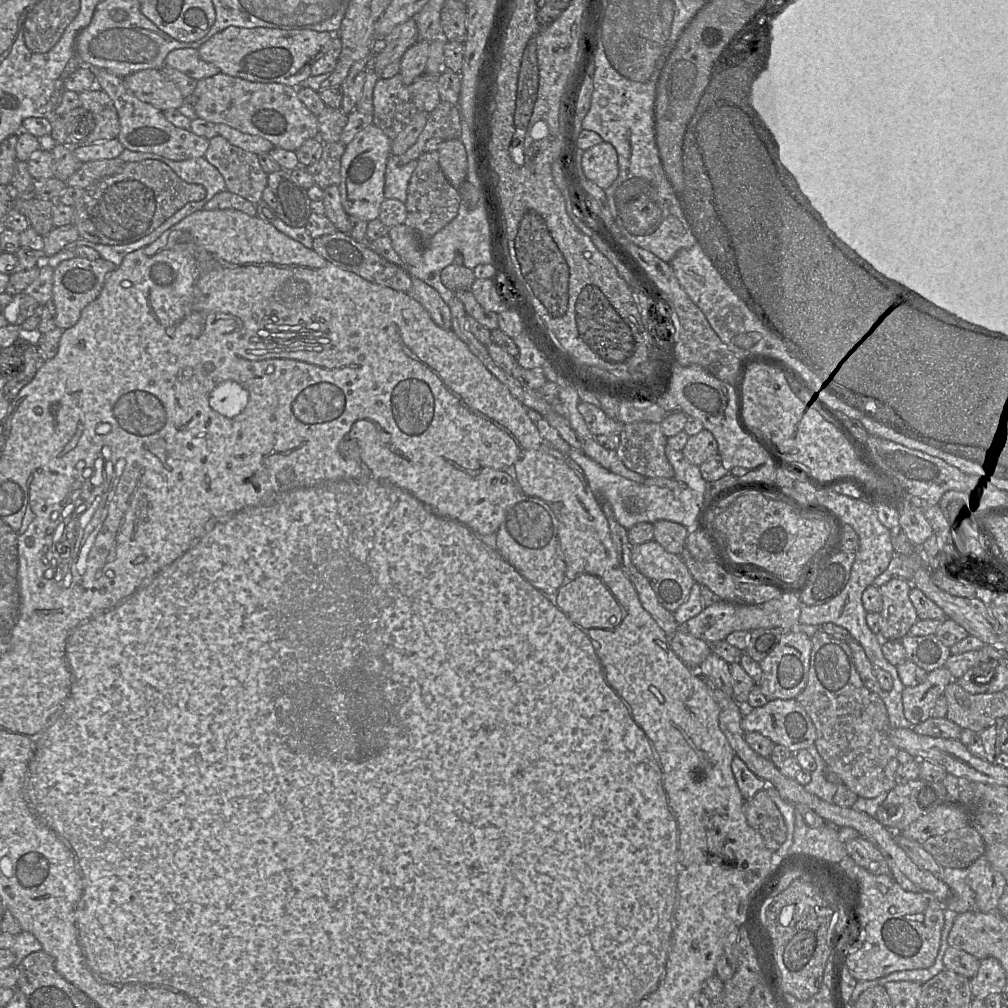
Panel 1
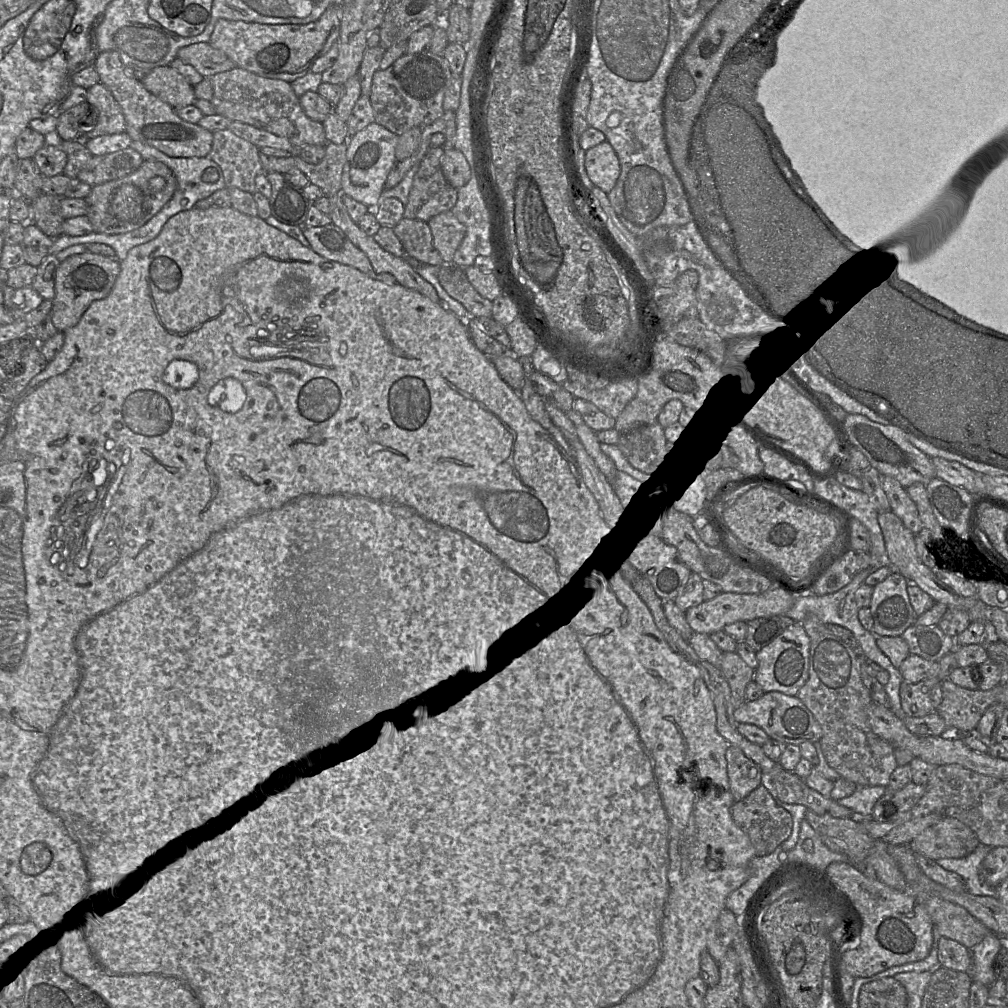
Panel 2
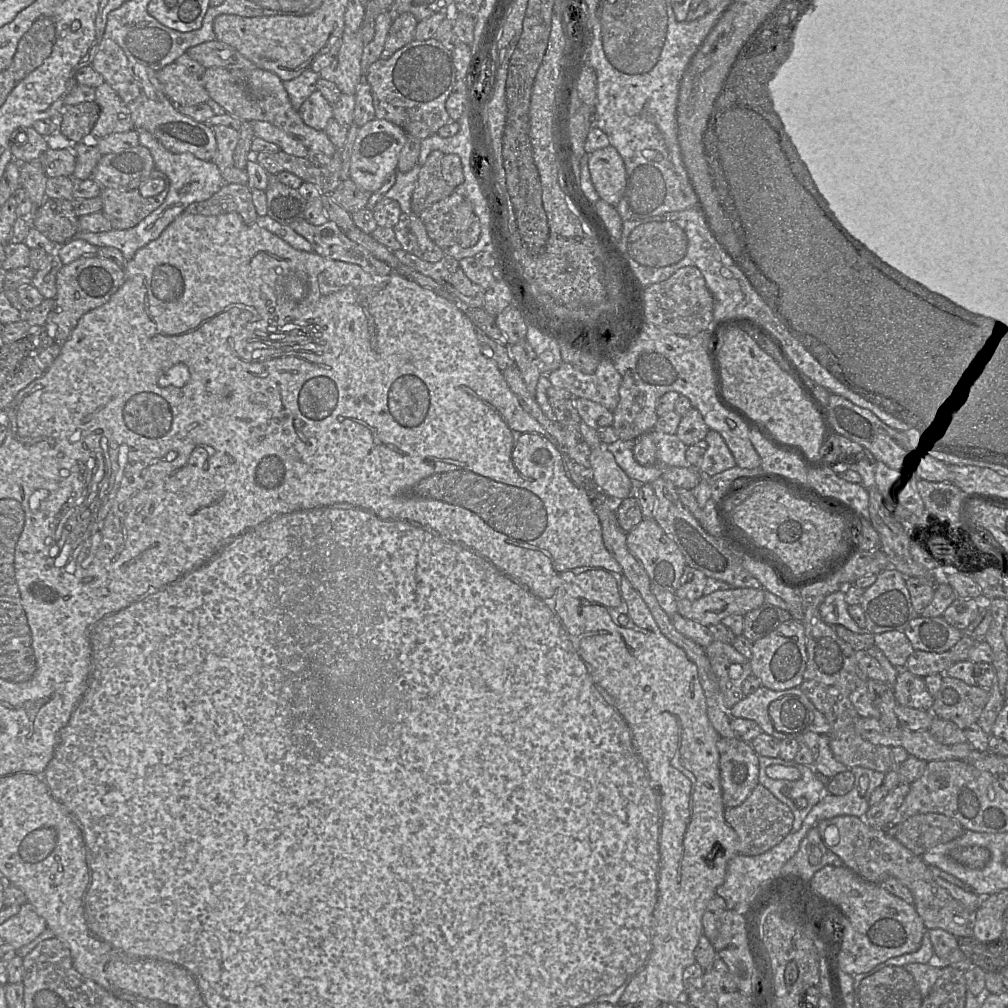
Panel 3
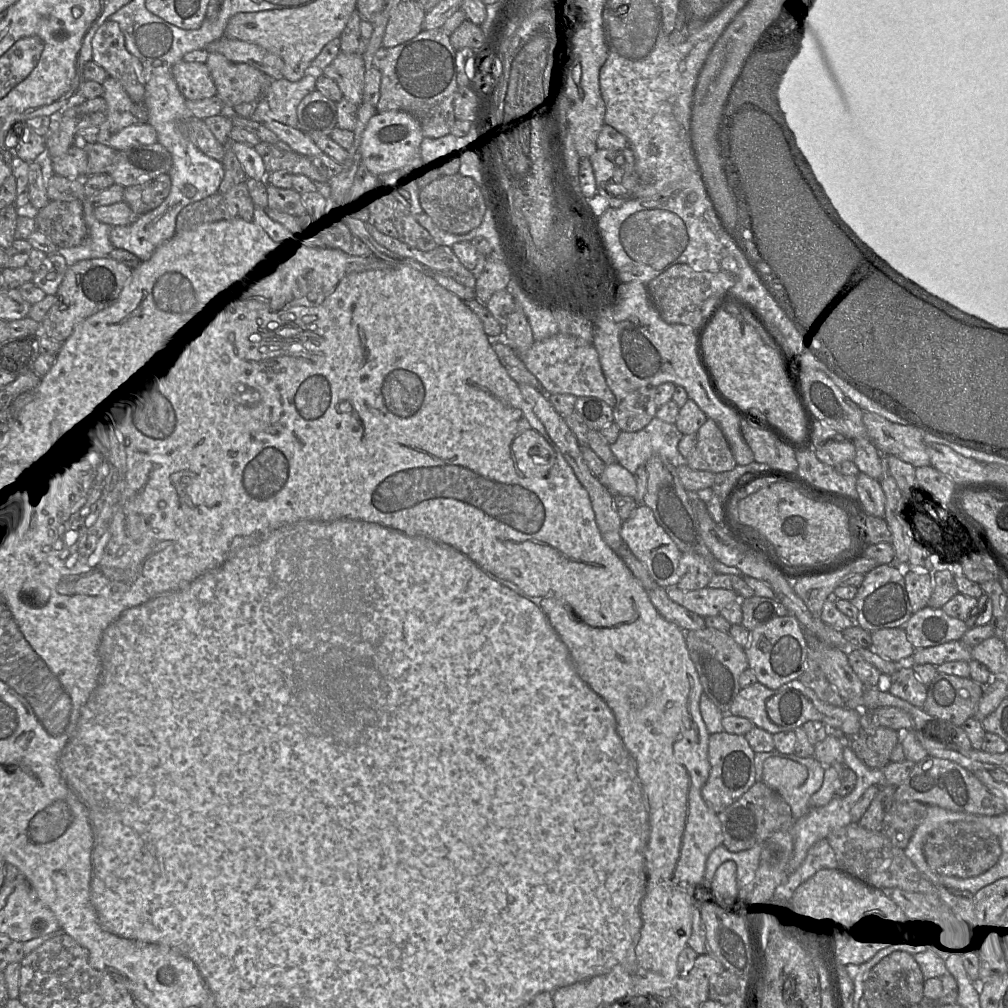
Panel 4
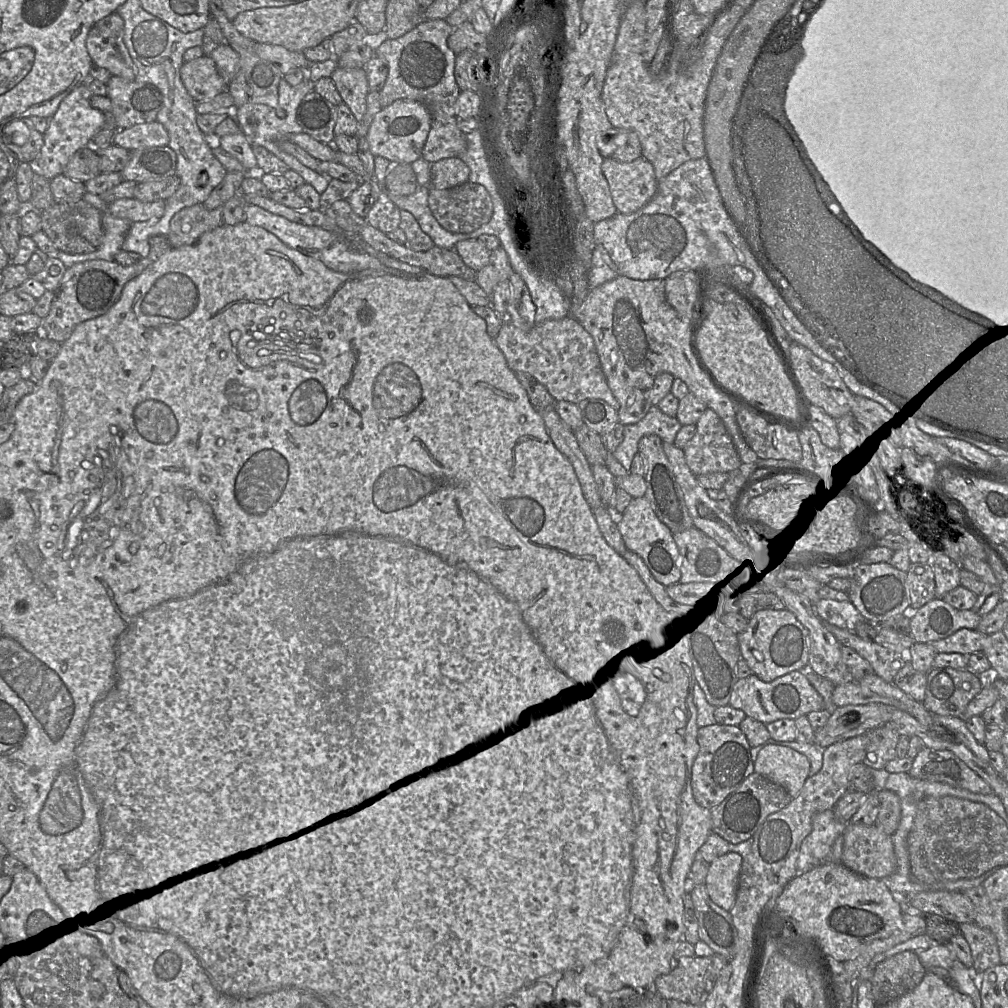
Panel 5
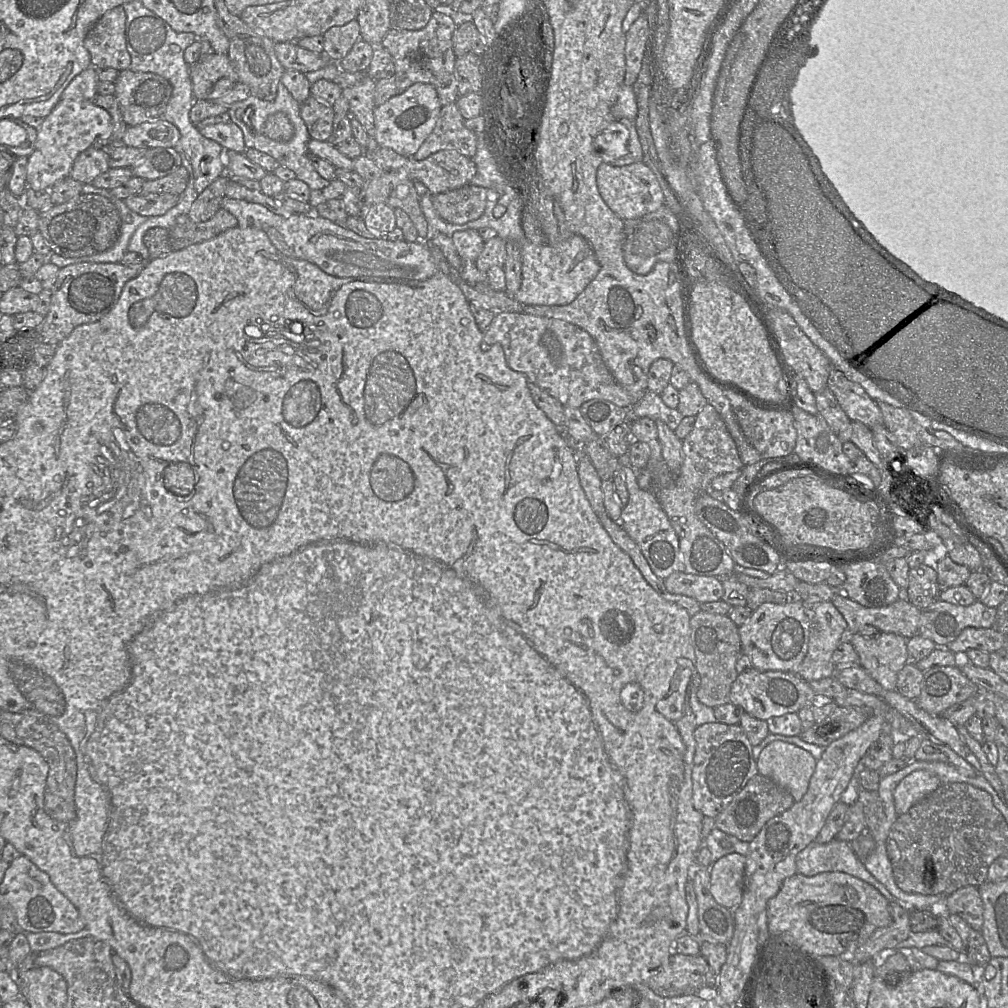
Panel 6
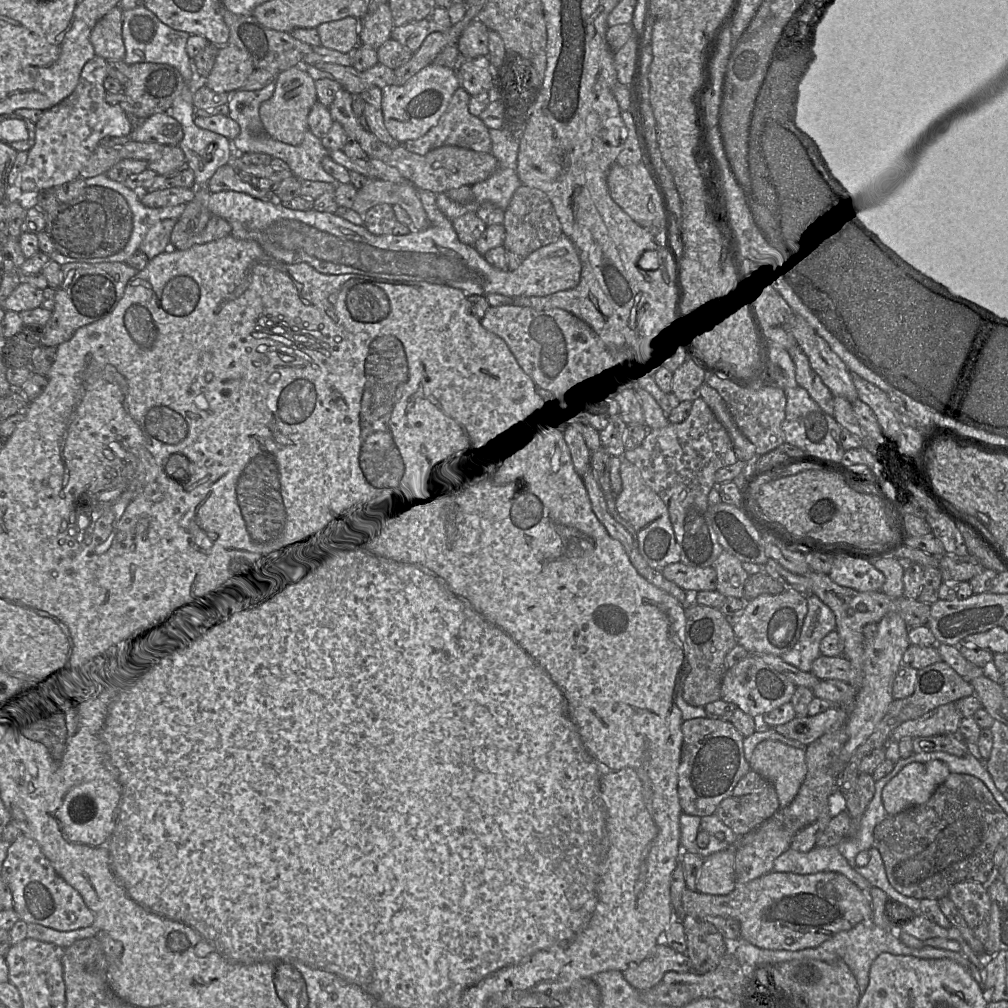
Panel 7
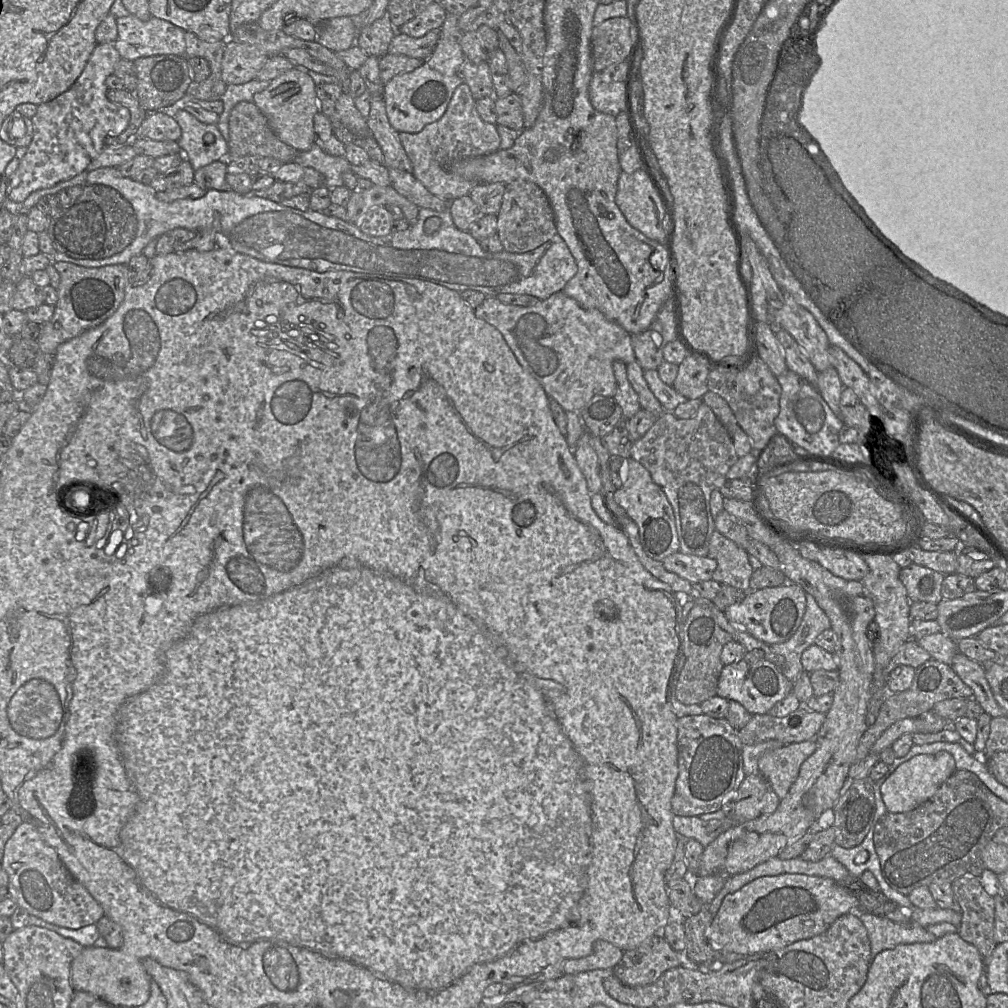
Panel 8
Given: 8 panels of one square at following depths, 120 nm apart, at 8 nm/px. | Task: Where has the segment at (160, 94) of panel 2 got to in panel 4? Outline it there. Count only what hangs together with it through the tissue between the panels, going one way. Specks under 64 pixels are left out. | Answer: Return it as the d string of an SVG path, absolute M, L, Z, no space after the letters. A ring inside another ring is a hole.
M179 61L172 67L173 78L187 101L216 96L217 89L205 63Z

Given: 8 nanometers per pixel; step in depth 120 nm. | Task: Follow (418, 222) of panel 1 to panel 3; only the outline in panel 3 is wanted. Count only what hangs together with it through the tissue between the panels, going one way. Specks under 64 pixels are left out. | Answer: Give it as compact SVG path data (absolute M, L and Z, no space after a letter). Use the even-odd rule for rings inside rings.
M435 150L430 153L426 162L421 166L417 186L412 194L411 208L419 215L424 209L447 198L454 191L443 178L442 158L444 153Z

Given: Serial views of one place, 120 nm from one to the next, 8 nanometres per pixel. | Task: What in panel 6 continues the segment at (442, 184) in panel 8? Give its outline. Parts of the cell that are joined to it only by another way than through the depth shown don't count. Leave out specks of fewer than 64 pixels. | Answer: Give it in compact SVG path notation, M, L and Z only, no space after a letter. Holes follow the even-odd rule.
M456 102L443 106L435 127L415 153L416 160L424 160L441 150L456 150L473 158L477 150L477 135L465 126Z

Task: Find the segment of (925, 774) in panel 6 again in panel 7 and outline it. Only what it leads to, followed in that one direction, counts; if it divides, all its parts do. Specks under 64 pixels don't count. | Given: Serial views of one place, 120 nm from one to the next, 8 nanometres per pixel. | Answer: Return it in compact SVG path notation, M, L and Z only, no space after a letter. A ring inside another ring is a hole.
M940 760L905 766L882 791L887 814L896 815L925 803L949 775L948 766Z

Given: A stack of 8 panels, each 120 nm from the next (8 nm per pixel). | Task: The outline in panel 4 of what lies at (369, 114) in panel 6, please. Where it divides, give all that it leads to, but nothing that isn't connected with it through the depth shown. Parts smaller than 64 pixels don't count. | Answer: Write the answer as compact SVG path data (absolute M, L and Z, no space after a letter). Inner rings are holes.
M340 52L336 58L322 70L322 74L337 83L346 100L359 106L363 102L365 70L366 62L363 55Z

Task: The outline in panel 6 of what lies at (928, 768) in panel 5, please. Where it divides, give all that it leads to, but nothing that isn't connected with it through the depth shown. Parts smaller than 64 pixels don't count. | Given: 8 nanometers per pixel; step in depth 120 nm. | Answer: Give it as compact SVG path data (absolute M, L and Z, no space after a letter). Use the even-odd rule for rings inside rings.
M927 738L921 740L921 744L914 756L919 761L939 761L954 766L962 774L975 777L978 772L961 756L951 748L943 744L936 744Z

